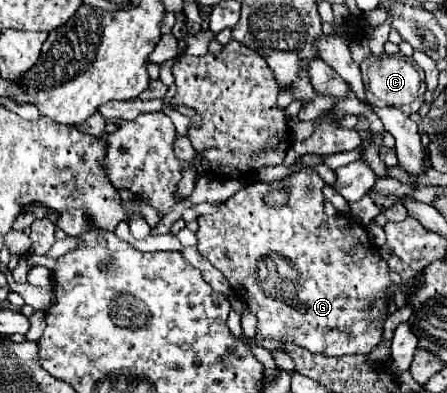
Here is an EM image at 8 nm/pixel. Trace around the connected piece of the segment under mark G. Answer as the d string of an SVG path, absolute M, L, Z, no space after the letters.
M313 168L285 180L289 188L289 200L283 208L267 206L263 196L275 184L255 182L237 194L233 194L219 212L201 216L197 238L199 252L219 268L229 280L239 298L247 300L249 310L257 316L255 340L281 340L307 348L315 354L345 356L345 354L369 354L381 342L381 326L387 318L385 288L391 284L387 262L381 258L379 248L369 240L367 230L351 216L327 216L323 210L323 178Z

